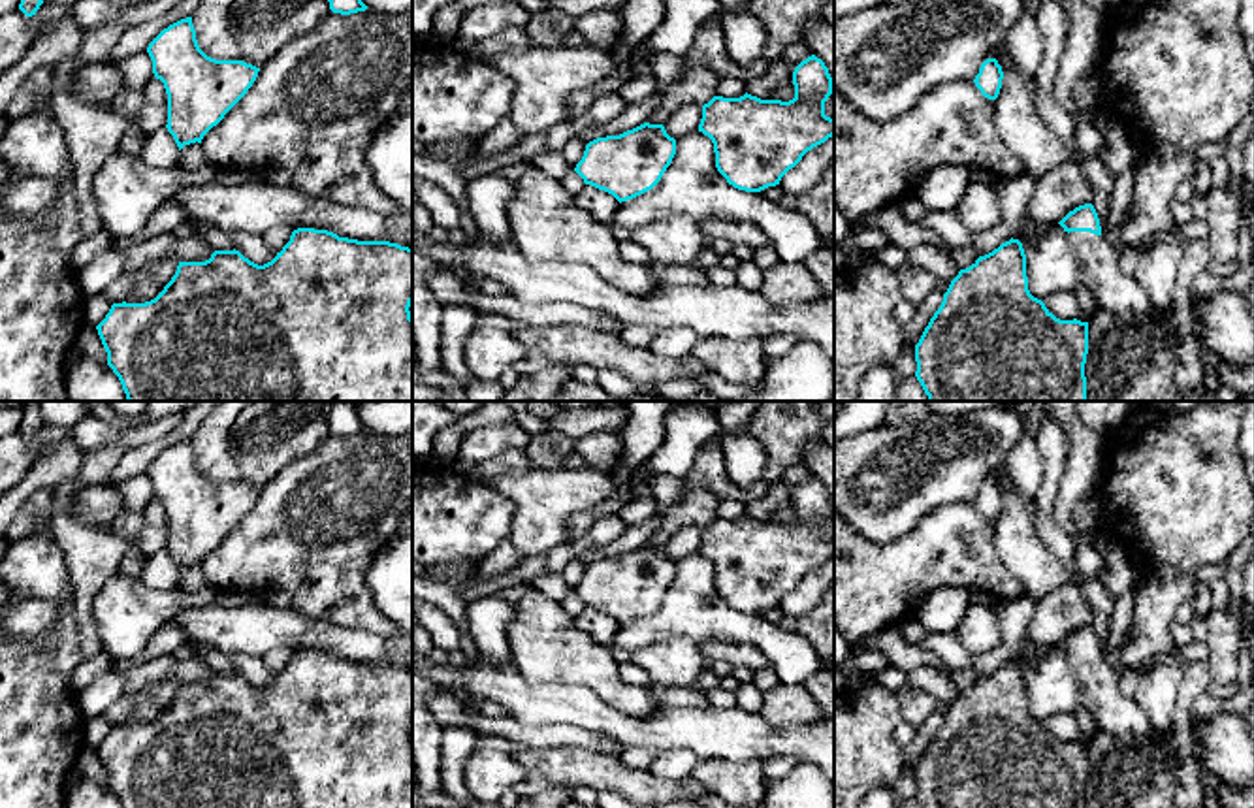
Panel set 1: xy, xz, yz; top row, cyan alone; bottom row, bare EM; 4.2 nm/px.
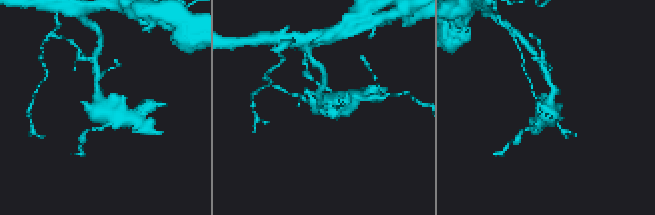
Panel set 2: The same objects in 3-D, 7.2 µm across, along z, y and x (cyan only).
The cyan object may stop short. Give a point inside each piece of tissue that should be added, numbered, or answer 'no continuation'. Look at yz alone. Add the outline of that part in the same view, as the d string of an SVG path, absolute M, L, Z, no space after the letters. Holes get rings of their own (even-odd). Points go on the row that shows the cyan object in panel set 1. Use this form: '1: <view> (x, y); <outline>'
1: yz (1098, 262); M1069 232L1068 237L1079 262L1081 283L1092 292L1098 307L1115 313L1135 311L1145 316L1160 315L1135 277L1120 271L1118 250L1103 235Z

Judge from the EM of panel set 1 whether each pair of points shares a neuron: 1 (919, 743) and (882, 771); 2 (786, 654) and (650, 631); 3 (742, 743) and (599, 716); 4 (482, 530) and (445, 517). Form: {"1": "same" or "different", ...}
{"1": "different", "2": "same", "3": "same", "4": "same"}

